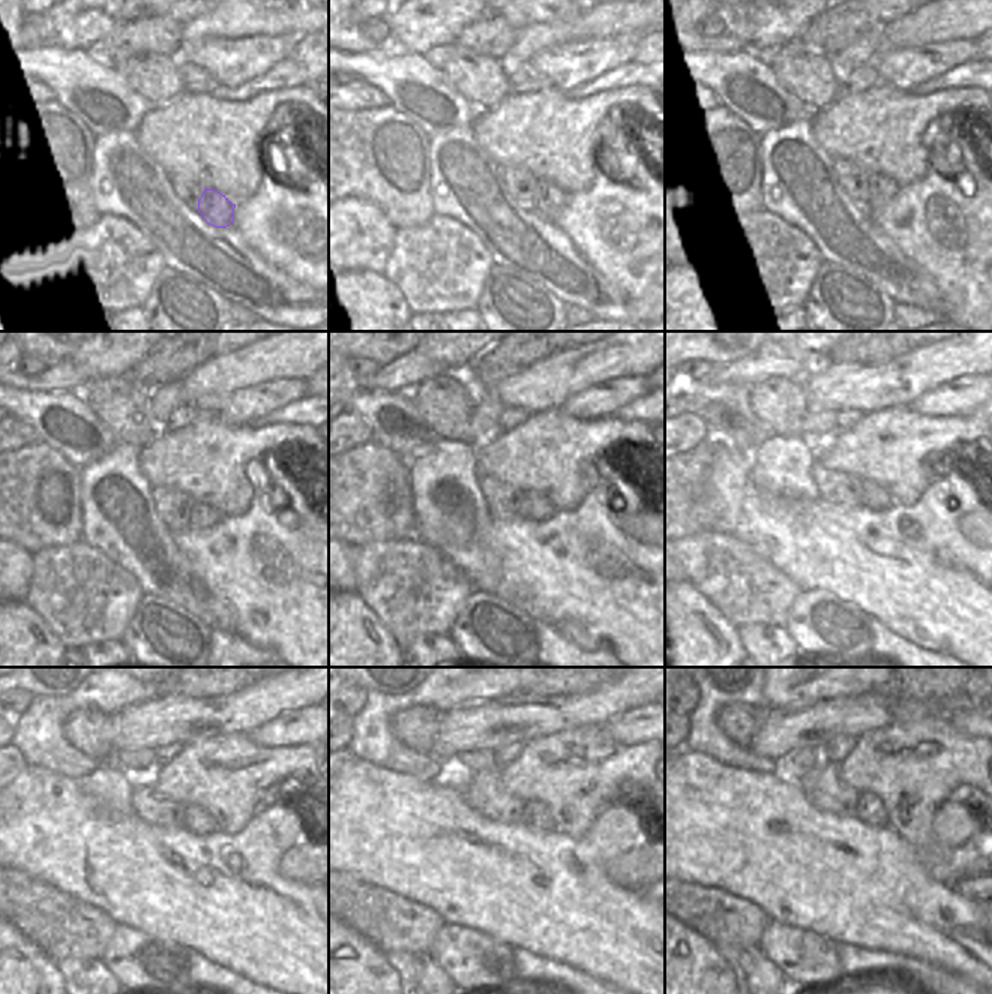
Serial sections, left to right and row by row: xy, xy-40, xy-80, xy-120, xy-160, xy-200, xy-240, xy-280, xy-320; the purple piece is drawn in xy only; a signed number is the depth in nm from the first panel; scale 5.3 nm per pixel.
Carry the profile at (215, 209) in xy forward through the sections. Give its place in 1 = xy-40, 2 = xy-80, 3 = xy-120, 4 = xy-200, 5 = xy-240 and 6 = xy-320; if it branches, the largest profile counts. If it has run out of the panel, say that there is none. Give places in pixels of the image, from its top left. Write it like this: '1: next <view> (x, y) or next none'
1: next xy-40 (550, 201)
2: next xy-80 (883, 189)
3: next xy-120 (201, 516)
4: next xy-200 (874, 496)
5: next xy-240 (198, 822)
6: next xy-320 (869, 808)

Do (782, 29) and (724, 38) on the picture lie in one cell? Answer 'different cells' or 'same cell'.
different cells

